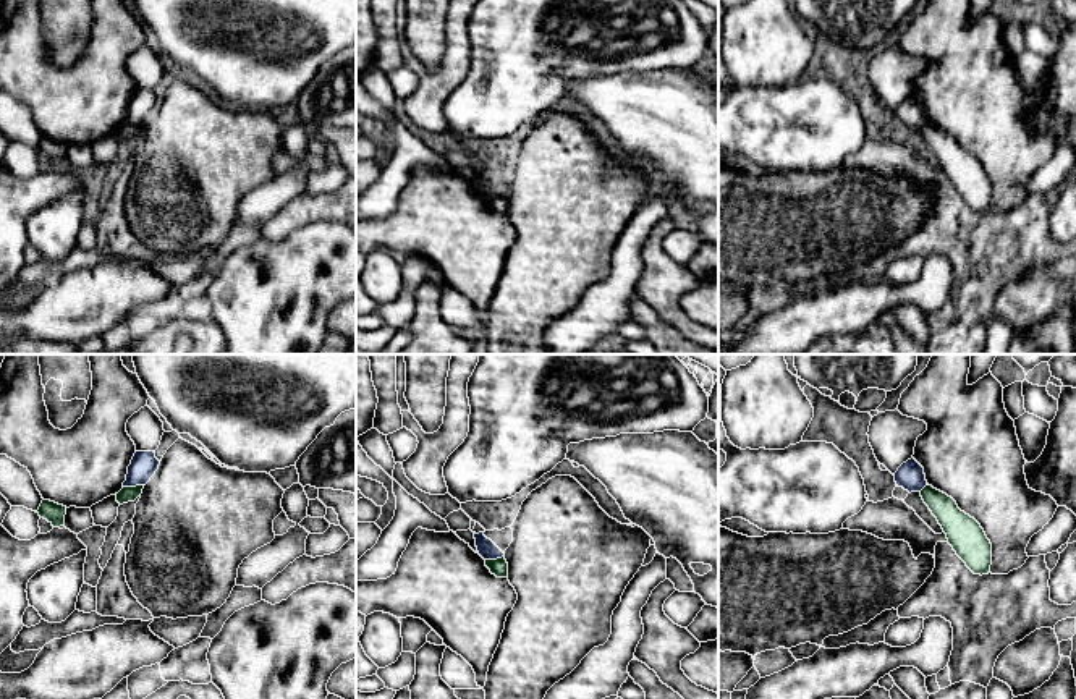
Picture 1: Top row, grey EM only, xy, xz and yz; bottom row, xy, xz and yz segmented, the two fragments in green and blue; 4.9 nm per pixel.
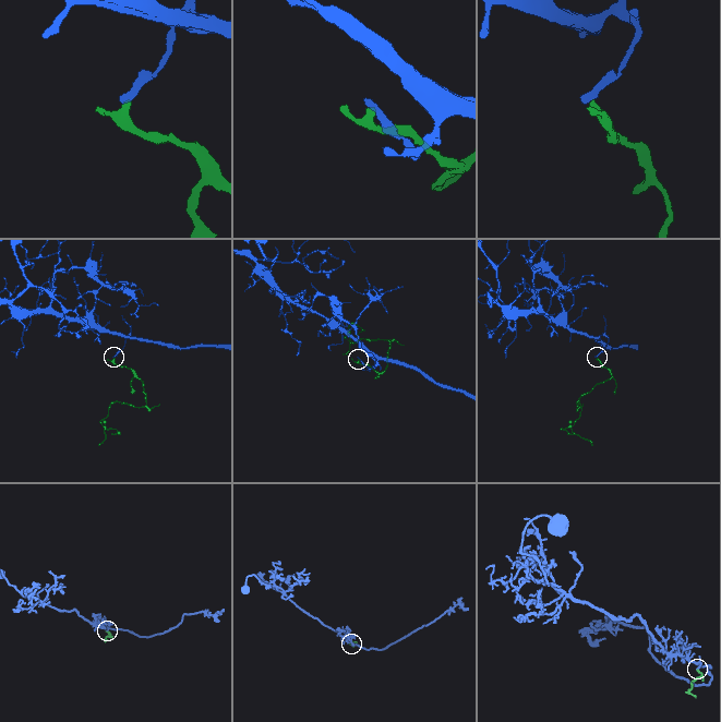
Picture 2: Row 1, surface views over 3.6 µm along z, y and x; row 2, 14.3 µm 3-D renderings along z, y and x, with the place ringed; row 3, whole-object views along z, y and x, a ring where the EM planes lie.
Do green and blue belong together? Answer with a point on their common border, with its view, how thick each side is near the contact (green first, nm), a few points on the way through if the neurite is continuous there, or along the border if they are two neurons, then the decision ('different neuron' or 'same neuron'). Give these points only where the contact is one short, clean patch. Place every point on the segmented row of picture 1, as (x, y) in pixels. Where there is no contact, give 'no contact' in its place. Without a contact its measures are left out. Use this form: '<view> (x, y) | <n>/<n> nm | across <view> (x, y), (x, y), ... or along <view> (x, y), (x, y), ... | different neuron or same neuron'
xy (133, 487) | 80/130 nm | along xy (143, 484), (123, 487) | different neuron

